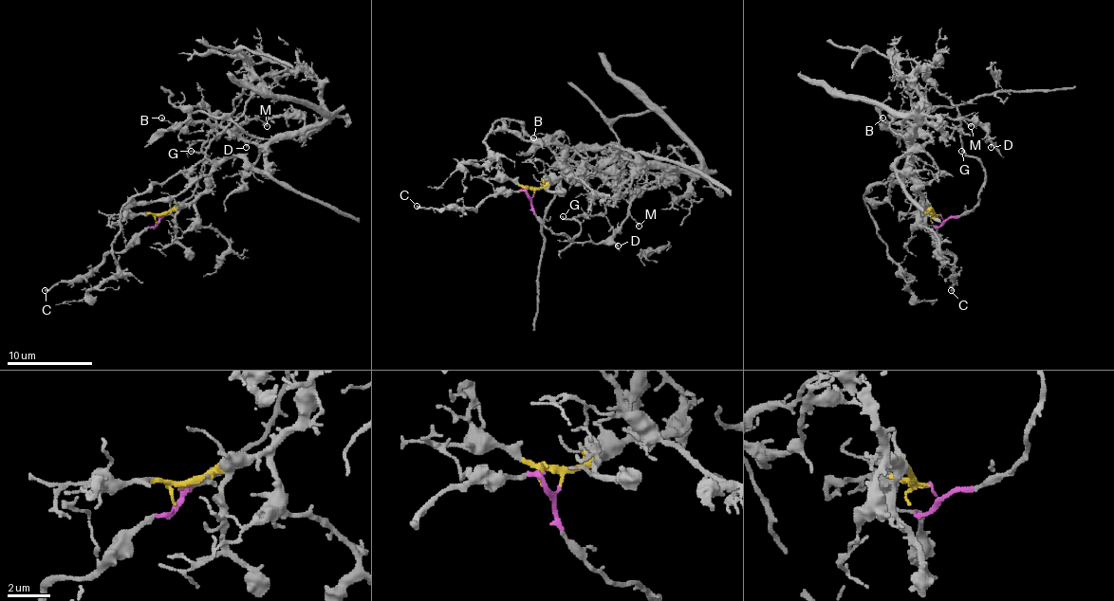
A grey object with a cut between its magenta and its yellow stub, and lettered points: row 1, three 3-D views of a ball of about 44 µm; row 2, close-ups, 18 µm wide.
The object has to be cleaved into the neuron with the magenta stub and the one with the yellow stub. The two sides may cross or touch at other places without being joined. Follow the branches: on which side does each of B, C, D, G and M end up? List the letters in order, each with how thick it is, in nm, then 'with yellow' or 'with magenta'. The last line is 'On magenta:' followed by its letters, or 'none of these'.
B: 110 nm thick; with yellow
C: 190 nm thick; with magenta
D: 110 nm thick; with yellow
G: 140 nm thick; with magenta
M: 130 nm thick; with yellow
On magenta: C, G

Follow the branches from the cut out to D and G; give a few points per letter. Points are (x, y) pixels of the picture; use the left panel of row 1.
D: (162, 216), (190, 203), (224, 160), (265, 169), (267, 148), (304, 120), (252, 118), (246, 148)
G: (160, 216), (160, 221), (183, 203), (196, 186), (200, 167), (209, 158), (203, 152), (190, 150)

